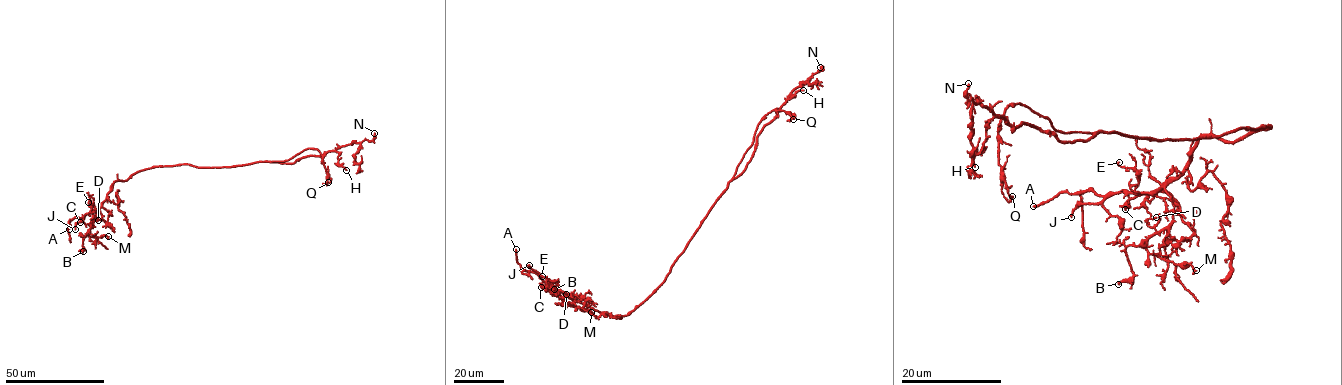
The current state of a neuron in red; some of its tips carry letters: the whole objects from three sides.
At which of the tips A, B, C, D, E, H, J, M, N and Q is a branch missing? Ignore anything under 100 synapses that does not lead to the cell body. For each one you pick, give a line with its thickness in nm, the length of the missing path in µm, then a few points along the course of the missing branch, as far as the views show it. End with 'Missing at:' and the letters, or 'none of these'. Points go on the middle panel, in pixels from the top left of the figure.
A: Thickness 200 nm. Missing length about 50 µm. Course of what is missing: (516, 249), (521, 215), (523, 242), (514, 301)
Missing at: A

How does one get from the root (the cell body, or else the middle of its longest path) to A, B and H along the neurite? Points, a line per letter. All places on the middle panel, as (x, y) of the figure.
A: (677, 258), (651, 294), (627, 315), (615, 316), (572, 300), (534, 272), (525, 271), (517, 262), (516, 249)
B: (677, 258), (666, 279), (627, 315), (603, 314), (560, 292), (565, 304), (552, 289), (553, 294), (554, 289)
H: (677, 258), (727, 185), (745, 168), (764, 127), (790, 96), (803, 90)

